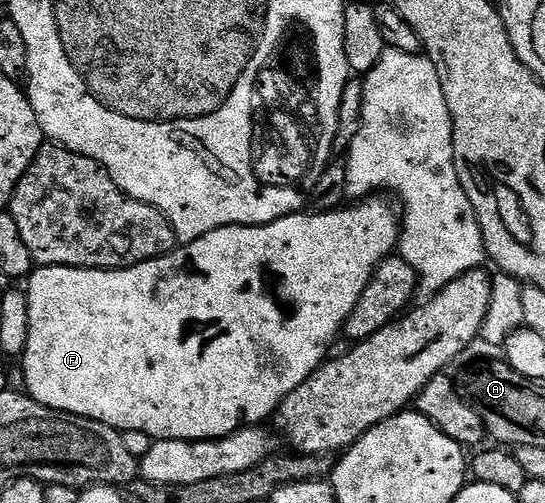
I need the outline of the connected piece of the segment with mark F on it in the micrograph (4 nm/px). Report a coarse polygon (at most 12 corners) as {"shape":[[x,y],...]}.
{"shape":[[385,197],[27,279],[28,394],[158,439],[264,424]]}

